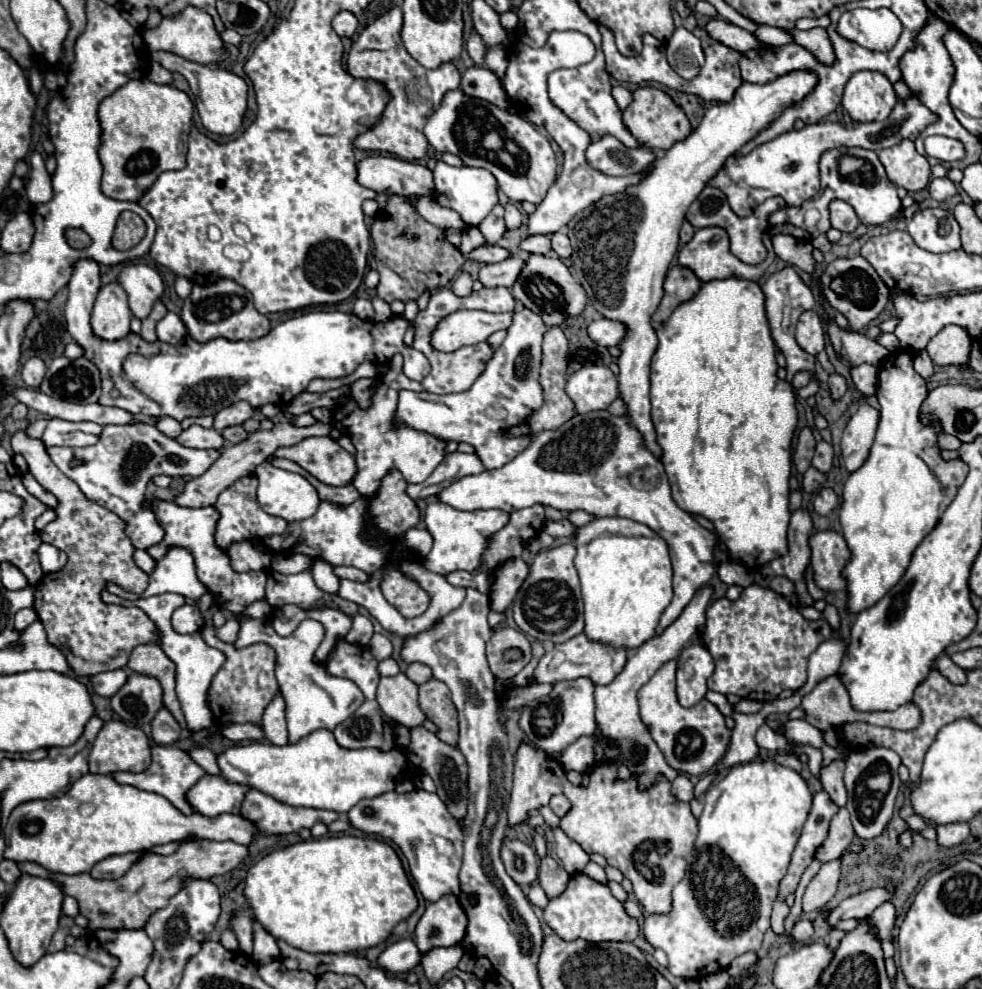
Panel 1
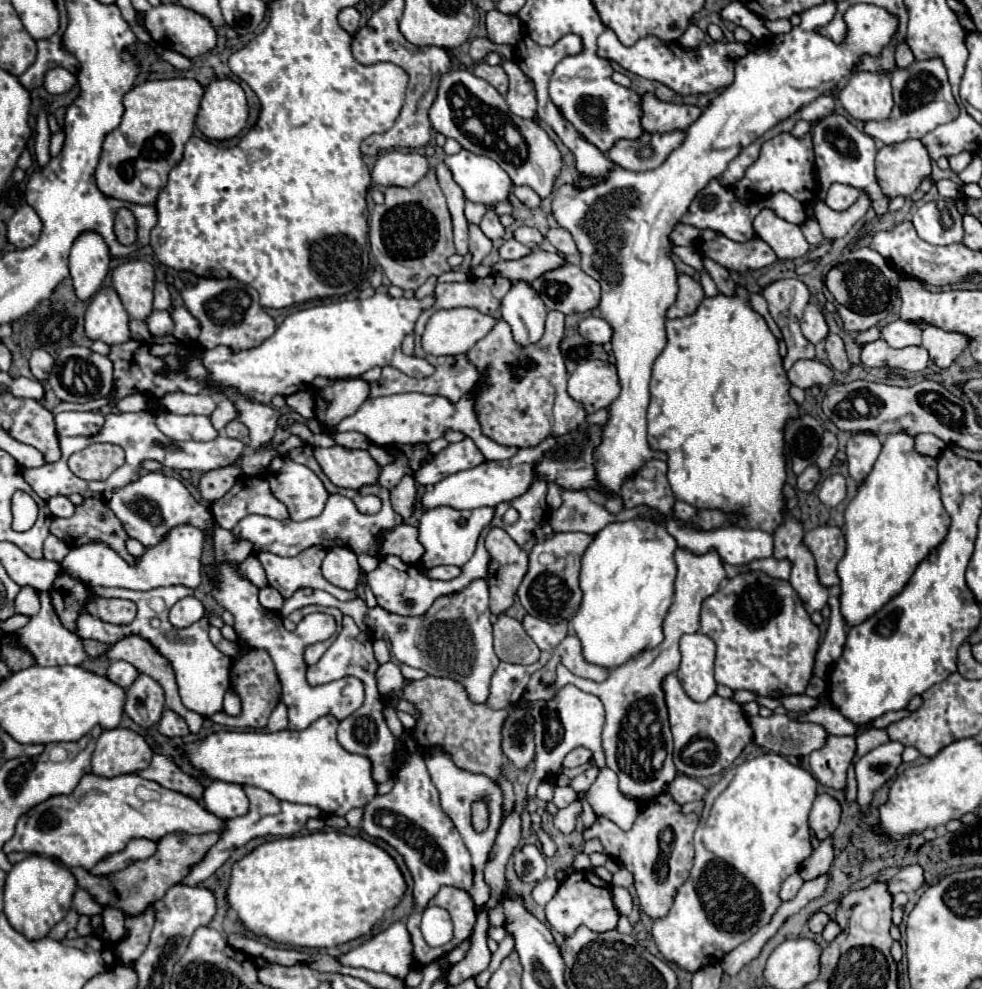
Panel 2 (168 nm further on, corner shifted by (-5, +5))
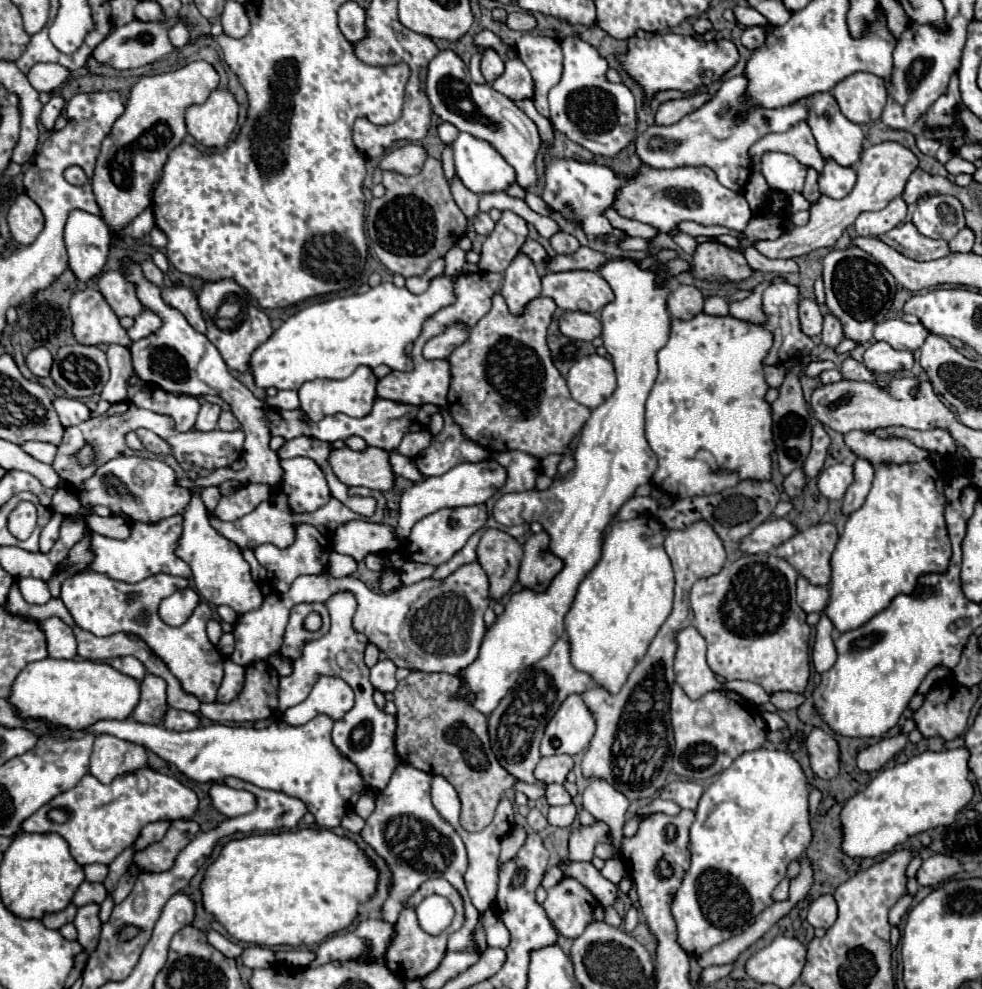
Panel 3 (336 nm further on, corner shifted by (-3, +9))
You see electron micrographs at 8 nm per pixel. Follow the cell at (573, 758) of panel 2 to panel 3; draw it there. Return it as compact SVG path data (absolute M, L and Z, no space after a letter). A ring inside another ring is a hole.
M552 755L552 757L542 757L540 763L534 769L534 777L540 785L550 785L550 783L564 783L568 771L574 767L574 761L570 755Z

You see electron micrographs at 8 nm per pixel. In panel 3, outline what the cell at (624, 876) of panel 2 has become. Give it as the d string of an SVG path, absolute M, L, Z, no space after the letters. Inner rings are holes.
M616 857L604 861L604 867L600 869L600 875L606 877L608 881L612 881L612 883L618 883L622 879L622 875L624 875L624 863L620 859L616 859Z

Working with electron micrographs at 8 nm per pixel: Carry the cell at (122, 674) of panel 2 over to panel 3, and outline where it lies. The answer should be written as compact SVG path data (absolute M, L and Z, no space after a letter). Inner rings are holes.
M116 657L116 659L110 661L110 665L112 665L114 669L118 669L120 673L130 675L130 677L134 677L134 679L138 679L138 681L142 681L144 675L146 675L144 665L142 665L136 657Z

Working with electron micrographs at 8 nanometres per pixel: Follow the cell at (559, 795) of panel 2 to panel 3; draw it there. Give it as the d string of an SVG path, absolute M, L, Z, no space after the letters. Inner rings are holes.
M548 785L546 787L546 801L548 805L568 805L572 797L564 789L564 785Z

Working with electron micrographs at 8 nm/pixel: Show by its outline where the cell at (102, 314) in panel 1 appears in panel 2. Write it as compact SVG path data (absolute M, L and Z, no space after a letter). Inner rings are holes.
M102 287L88 303L84 315L86 335L94 341L100 339L108 345L124 343L130 339L128 313L114 287Z

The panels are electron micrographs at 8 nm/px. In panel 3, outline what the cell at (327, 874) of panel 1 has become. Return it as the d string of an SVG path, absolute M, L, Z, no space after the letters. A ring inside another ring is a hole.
M296 829L282 833L250 835L232 839L222 845L220 855L208 865L200 883L202 905L224 925L230 937L262 947L274 945L318 945L328 935L346 929L358 915L358 905L376 891L378 871L368 861L366 853L346 837L338 837L328 829Z

